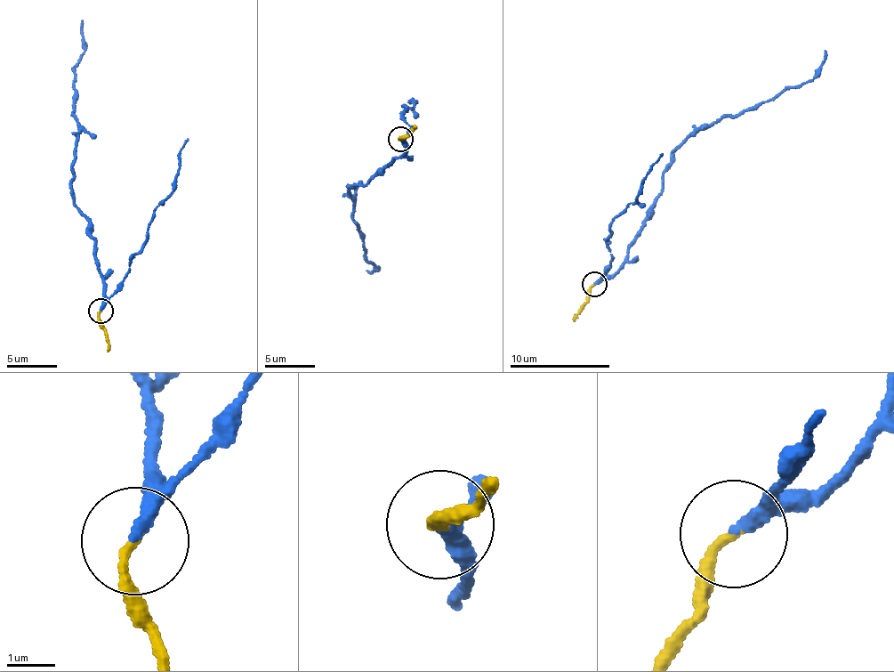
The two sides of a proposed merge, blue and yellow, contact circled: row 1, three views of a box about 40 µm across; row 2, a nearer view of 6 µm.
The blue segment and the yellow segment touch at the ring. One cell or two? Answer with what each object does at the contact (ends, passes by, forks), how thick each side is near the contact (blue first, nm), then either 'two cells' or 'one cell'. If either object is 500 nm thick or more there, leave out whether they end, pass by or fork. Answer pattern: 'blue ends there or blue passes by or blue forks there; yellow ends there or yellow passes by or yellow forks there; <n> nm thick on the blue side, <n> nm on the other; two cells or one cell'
blue ends there; yellow ends there; 280 nm thick on the blue side, 180 nm on the other; one cell

